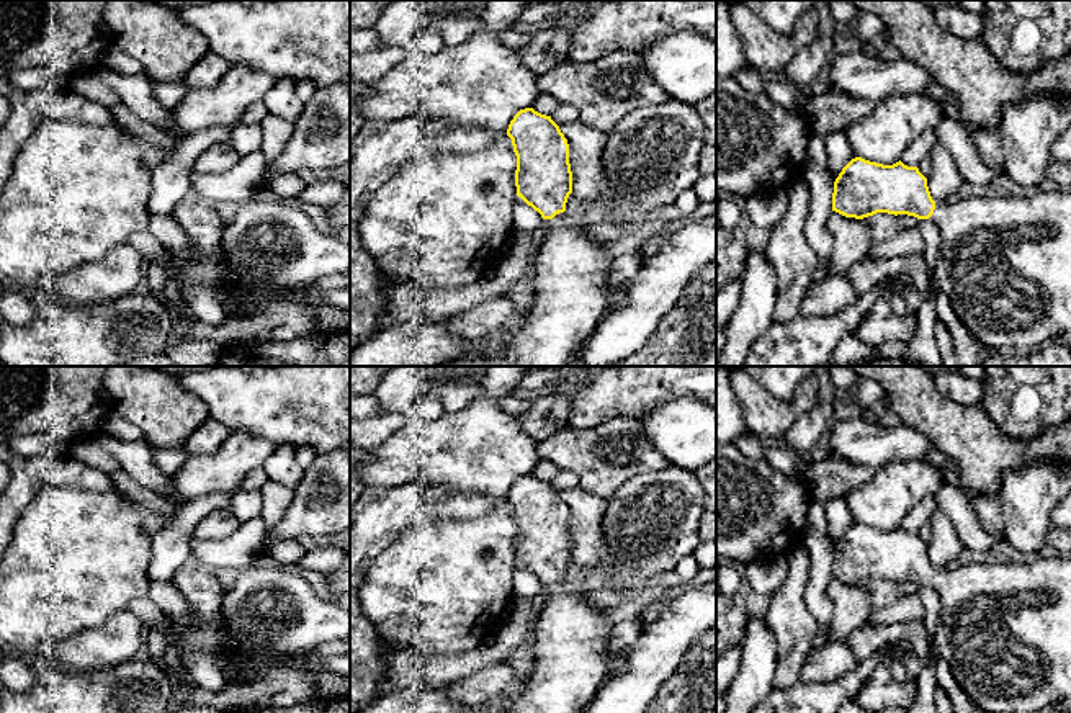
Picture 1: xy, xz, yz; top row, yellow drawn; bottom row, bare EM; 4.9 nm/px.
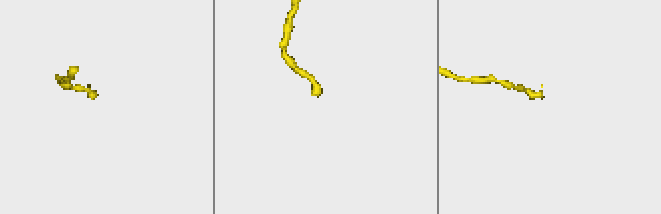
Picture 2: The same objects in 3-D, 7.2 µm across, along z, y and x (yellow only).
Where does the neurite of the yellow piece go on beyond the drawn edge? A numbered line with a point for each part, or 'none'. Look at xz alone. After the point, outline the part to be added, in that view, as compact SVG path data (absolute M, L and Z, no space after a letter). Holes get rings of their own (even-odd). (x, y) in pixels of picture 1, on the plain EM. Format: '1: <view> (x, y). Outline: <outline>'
1: xz (573, 636). Outline: M566 577L544 585L544 607L536 615L535 667L523 677L520 692L486 713L585 713L594 695L610 677L610 657L626 654L612 648L613 612L587 600L579 585Z

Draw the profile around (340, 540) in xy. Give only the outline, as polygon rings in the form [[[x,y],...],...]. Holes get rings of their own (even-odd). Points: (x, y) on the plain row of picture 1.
[[[350,528],[337,533],[337,535],[325,535],[325,536],[302,536],[296,540],[306,551],[311,551],[319,546],[332,546],[342,551],[350,548]]]

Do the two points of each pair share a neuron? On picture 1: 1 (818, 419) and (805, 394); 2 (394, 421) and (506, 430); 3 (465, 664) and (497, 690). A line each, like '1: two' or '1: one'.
1: two
2: two
3: two

